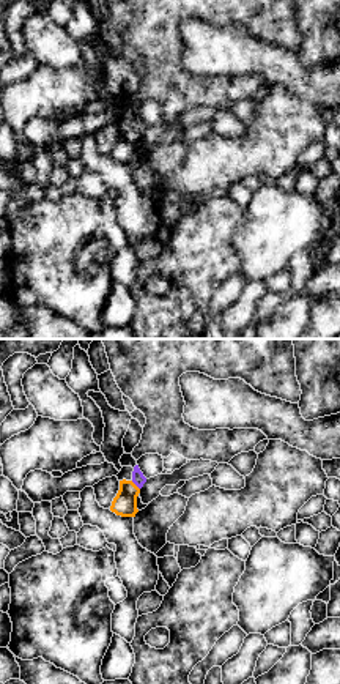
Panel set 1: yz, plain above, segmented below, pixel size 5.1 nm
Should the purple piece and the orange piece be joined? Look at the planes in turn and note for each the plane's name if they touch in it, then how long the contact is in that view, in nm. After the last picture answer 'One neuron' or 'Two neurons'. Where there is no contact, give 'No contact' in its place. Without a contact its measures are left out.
Touches purple in yz. Shared border 60 nm

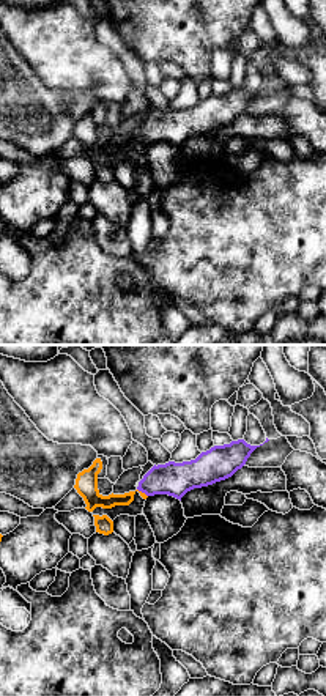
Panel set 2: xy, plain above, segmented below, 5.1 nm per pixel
Touches purple in xy. Shared border 70 nm

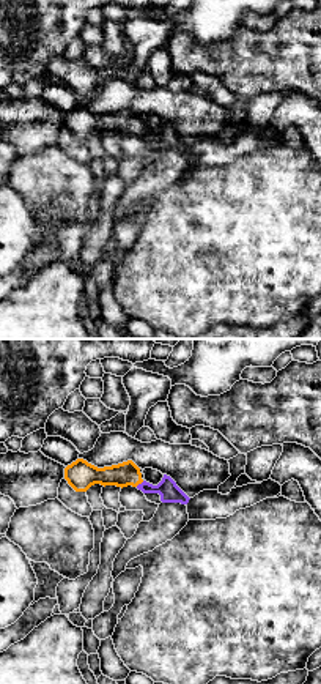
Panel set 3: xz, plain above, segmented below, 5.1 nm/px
Touches purple in xz. Shared border 50 nm

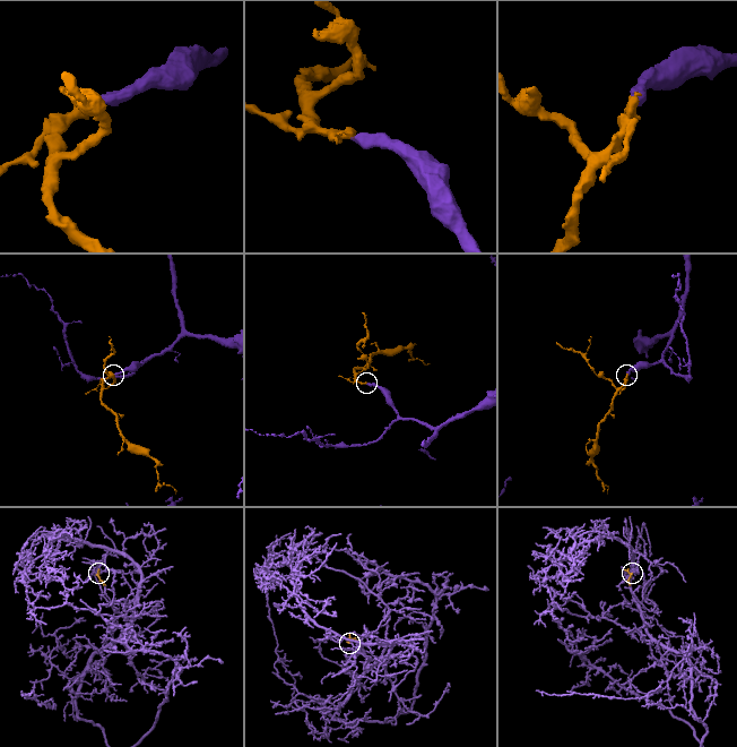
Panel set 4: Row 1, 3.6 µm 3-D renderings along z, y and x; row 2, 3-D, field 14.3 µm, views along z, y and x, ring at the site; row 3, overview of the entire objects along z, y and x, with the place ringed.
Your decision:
One neuron

